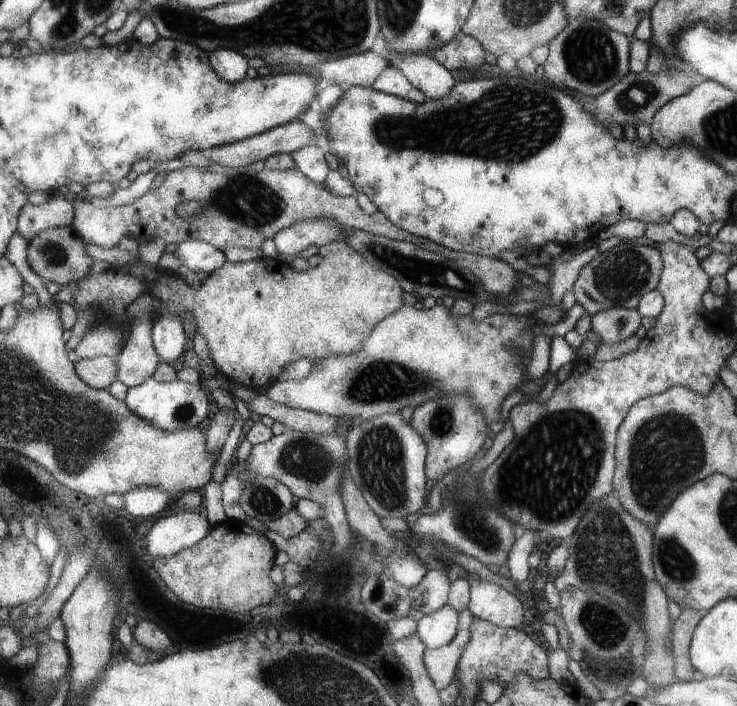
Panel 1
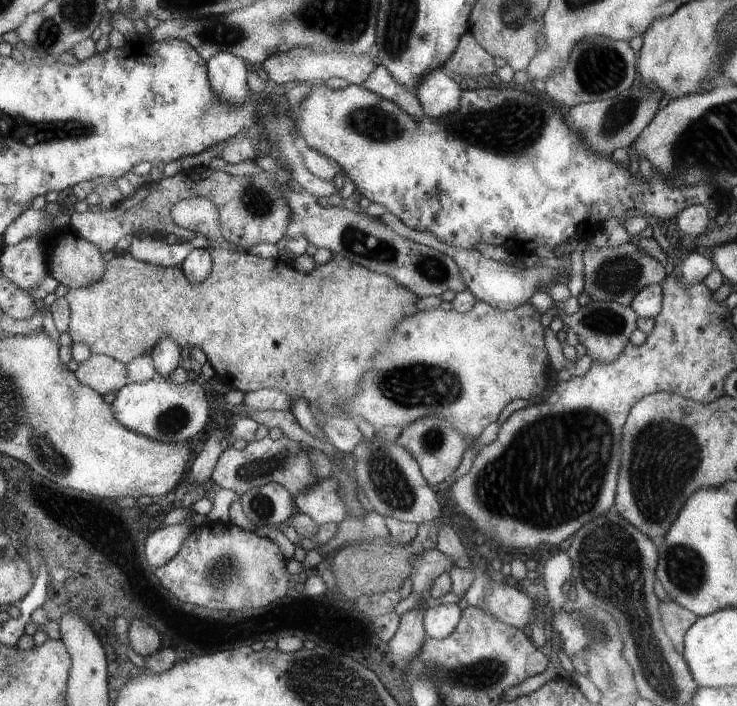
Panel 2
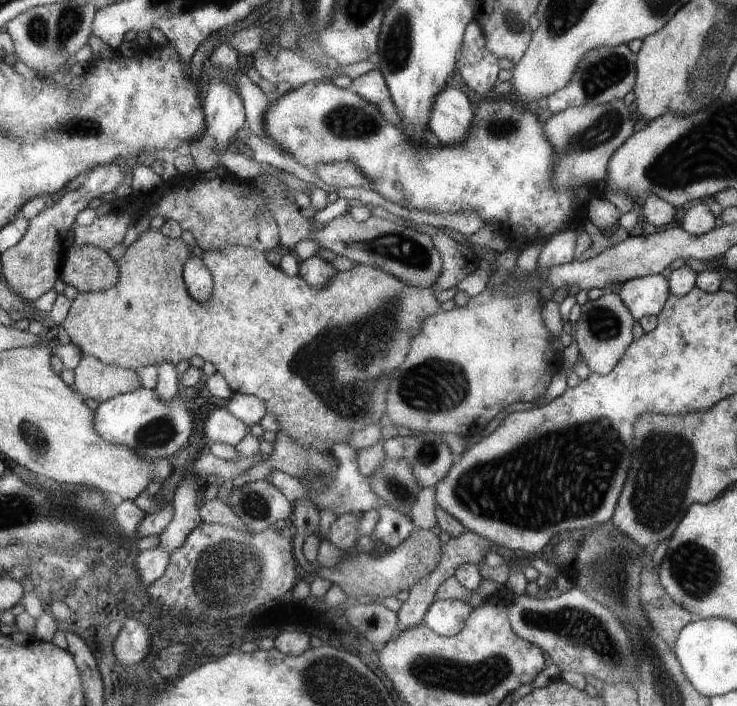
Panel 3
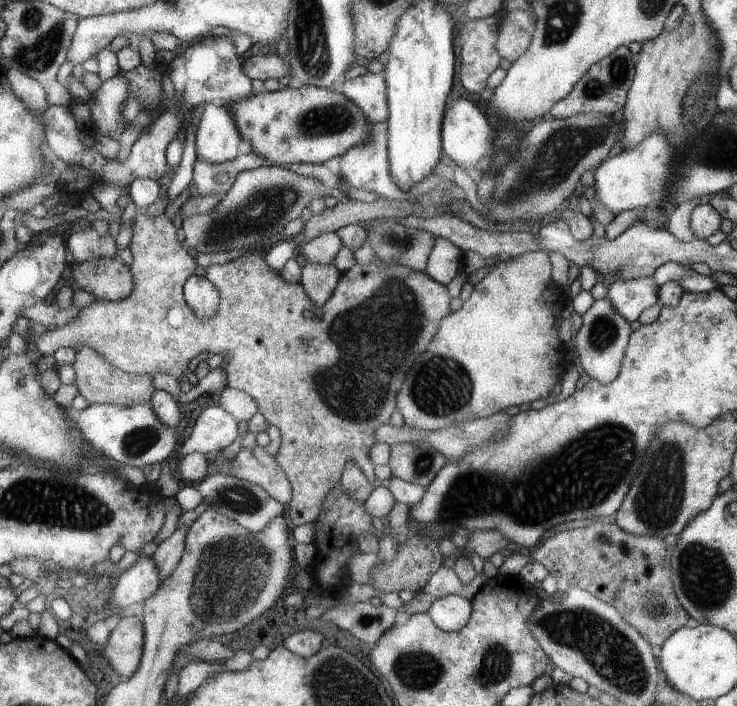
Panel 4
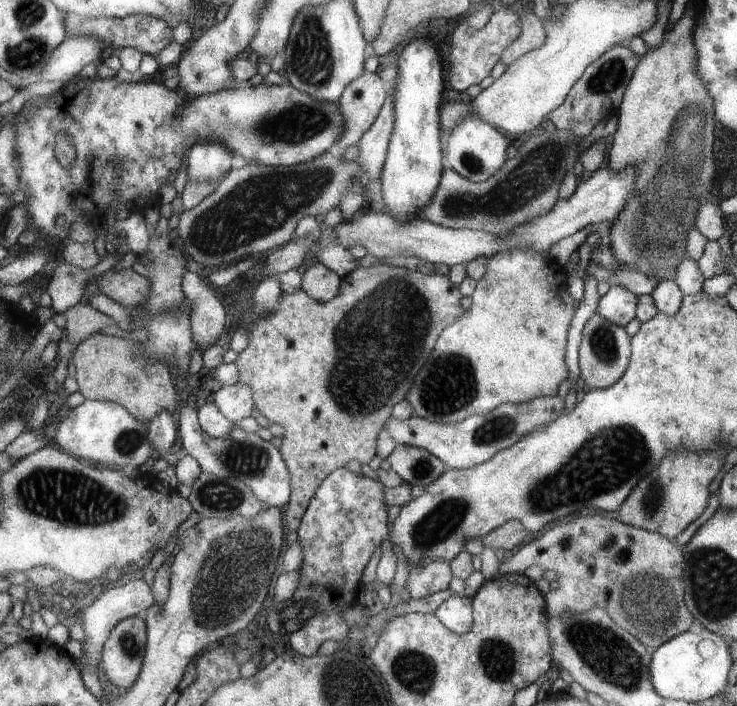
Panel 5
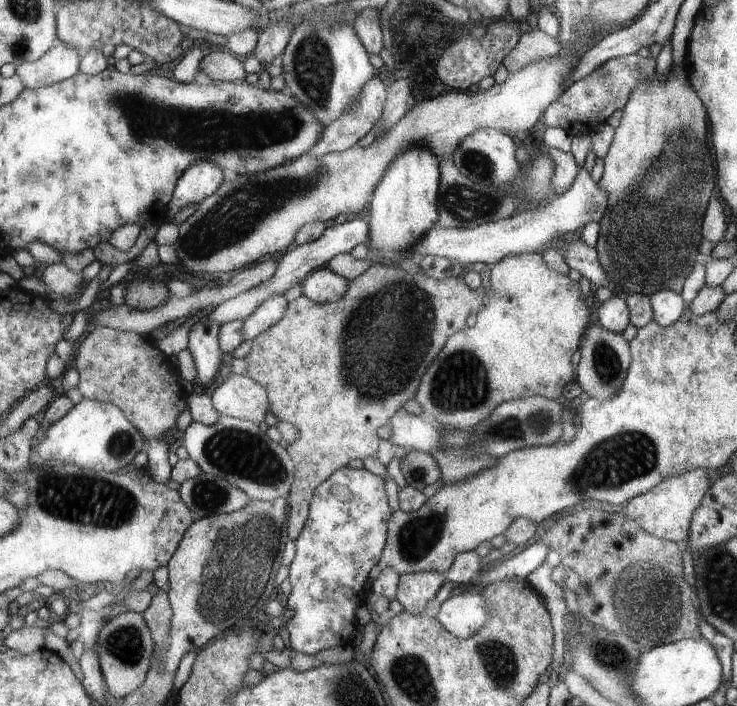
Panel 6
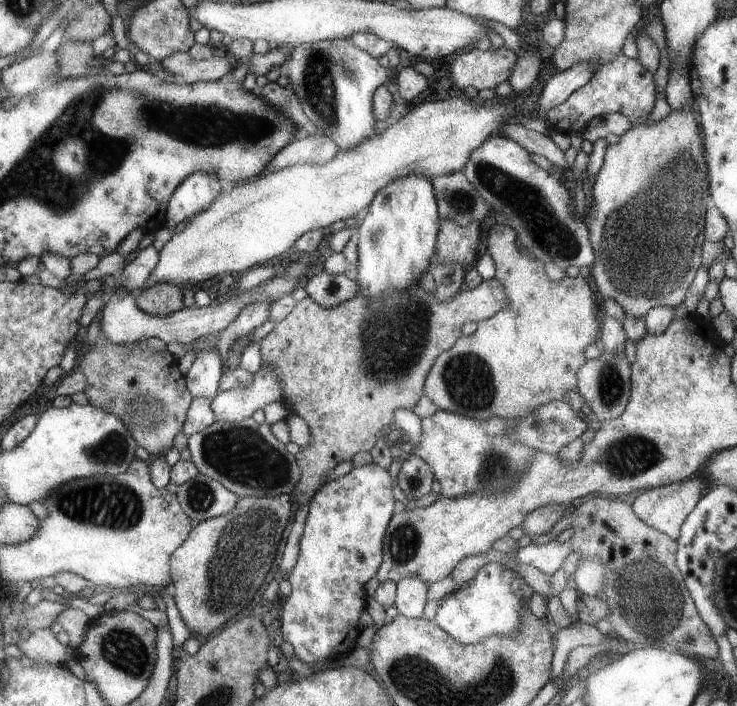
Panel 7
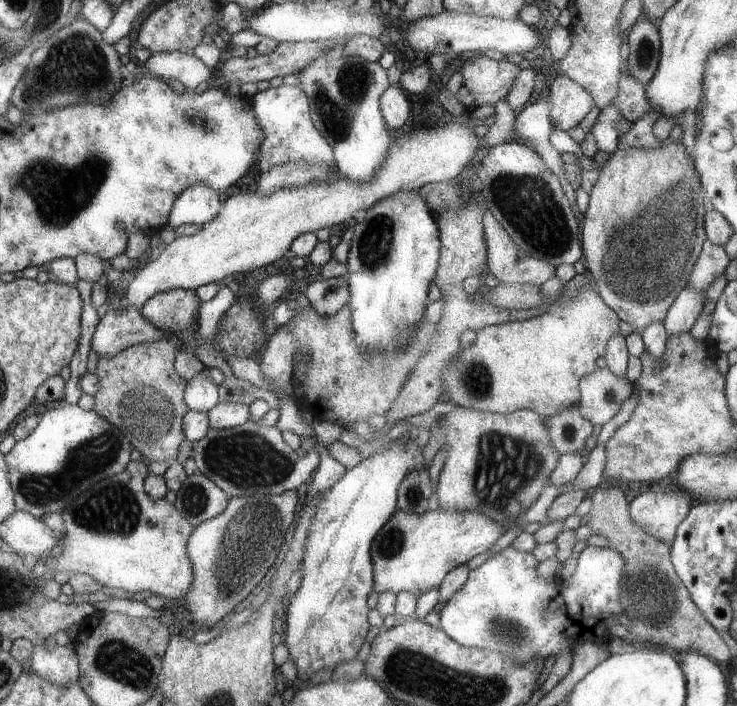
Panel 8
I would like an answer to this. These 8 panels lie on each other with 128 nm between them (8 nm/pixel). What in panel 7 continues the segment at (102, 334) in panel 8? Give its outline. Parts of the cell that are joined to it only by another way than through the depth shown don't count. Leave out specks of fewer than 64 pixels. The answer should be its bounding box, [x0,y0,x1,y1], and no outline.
[100,254,311,344]

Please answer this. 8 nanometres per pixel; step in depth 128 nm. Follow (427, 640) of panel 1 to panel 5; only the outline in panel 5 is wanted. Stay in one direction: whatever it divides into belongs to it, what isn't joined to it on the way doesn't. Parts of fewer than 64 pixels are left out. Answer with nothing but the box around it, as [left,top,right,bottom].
[433,594,473,634]

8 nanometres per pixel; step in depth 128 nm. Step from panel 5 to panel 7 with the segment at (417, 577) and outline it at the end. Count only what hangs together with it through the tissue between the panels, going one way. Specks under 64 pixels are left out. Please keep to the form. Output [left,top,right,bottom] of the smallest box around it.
[394,578,429,618]

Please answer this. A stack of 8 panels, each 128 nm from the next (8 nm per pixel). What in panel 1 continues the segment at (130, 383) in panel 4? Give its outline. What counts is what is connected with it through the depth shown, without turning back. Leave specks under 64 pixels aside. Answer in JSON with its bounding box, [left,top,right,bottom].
[76,355,115,389]

